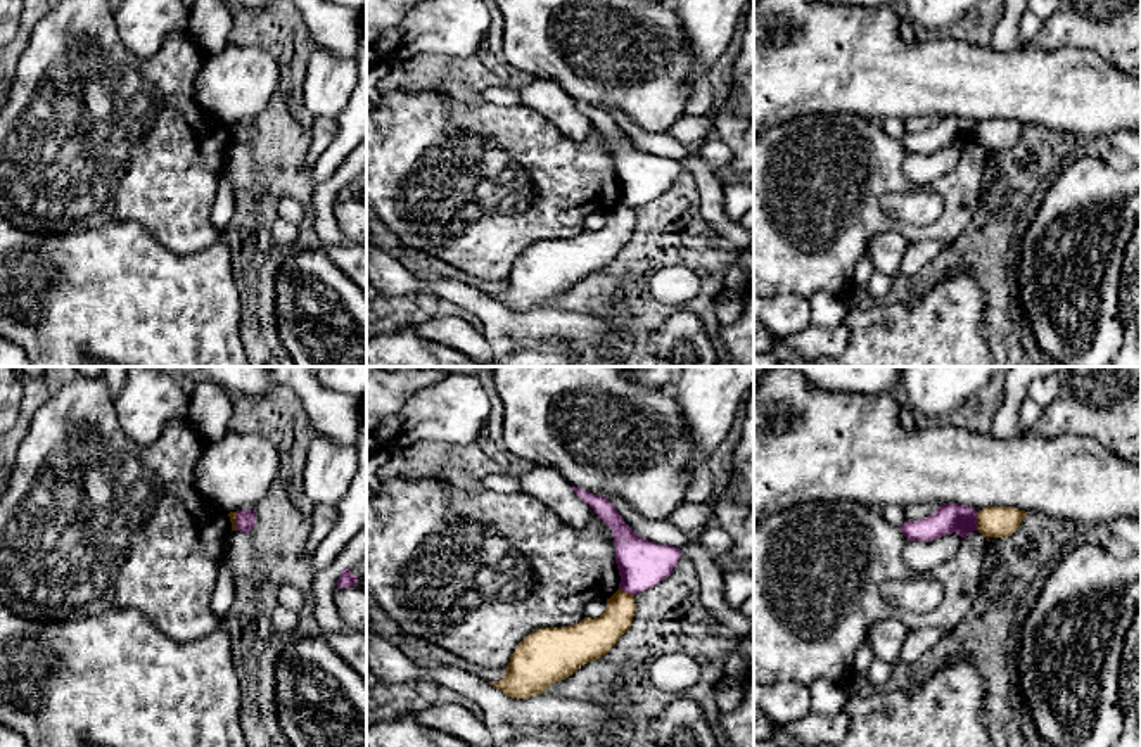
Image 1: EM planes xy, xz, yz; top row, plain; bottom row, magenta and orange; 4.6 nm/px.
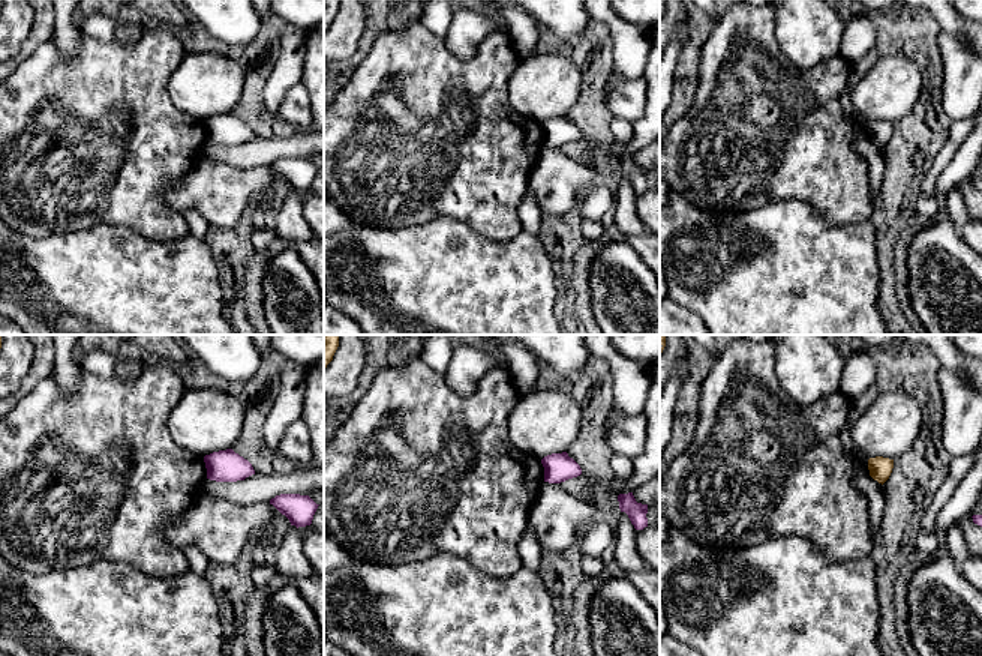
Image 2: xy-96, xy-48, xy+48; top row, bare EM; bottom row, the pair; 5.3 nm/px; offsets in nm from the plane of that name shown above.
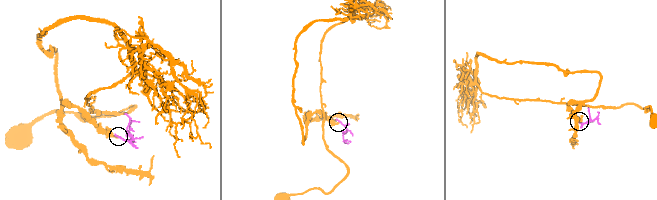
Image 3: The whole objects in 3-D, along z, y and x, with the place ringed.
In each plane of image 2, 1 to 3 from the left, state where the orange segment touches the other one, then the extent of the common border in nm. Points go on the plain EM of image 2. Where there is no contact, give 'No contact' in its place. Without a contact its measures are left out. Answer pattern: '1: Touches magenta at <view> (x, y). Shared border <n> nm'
1: No contact
2: No contact
3: No contact

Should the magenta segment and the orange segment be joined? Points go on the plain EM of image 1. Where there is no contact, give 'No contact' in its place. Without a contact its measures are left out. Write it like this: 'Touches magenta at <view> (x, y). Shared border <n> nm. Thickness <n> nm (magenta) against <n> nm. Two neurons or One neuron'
Touches magenta at yz (977, 134). Shared border 90 nm. Thickness 140 nm (magenta) against 140 nm. Two neurons

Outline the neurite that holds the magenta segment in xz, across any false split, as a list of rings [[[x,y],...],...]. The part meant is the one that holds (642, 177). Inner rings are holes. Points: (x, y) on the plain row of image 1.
[[[576,99],[572,102],[612,142],[622,204],[636,208],[659,197],[672,185],[683,166],[678,159],[638,149],[605,109]]]

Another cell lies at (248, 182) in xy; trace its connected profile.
[[[232,144],[225,159],[225,173],[233,187],[235,214],[254,214],[265,190],[265,176],[249,145]]]

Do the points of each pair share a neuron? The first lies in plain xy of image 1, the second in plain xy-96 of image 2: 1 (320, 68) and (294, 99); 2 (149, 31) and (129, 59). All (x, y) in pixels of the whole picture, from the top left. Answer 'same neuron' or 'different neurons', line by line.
1: same neuron
2: different neurons

